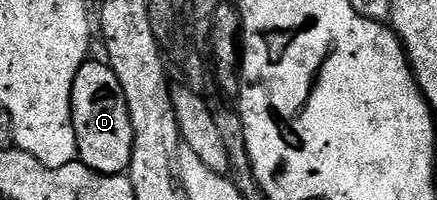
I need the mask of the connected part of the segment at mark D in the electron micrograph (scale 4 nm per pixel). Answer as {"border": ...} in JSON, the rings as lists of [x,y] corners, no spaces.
{"border":[[[86,61],[72,86],[72,124],[78,141],[79,162],[99,175],[123,175],[132,164],[136,130],[132,127],[128,98],[107,62]]]}

